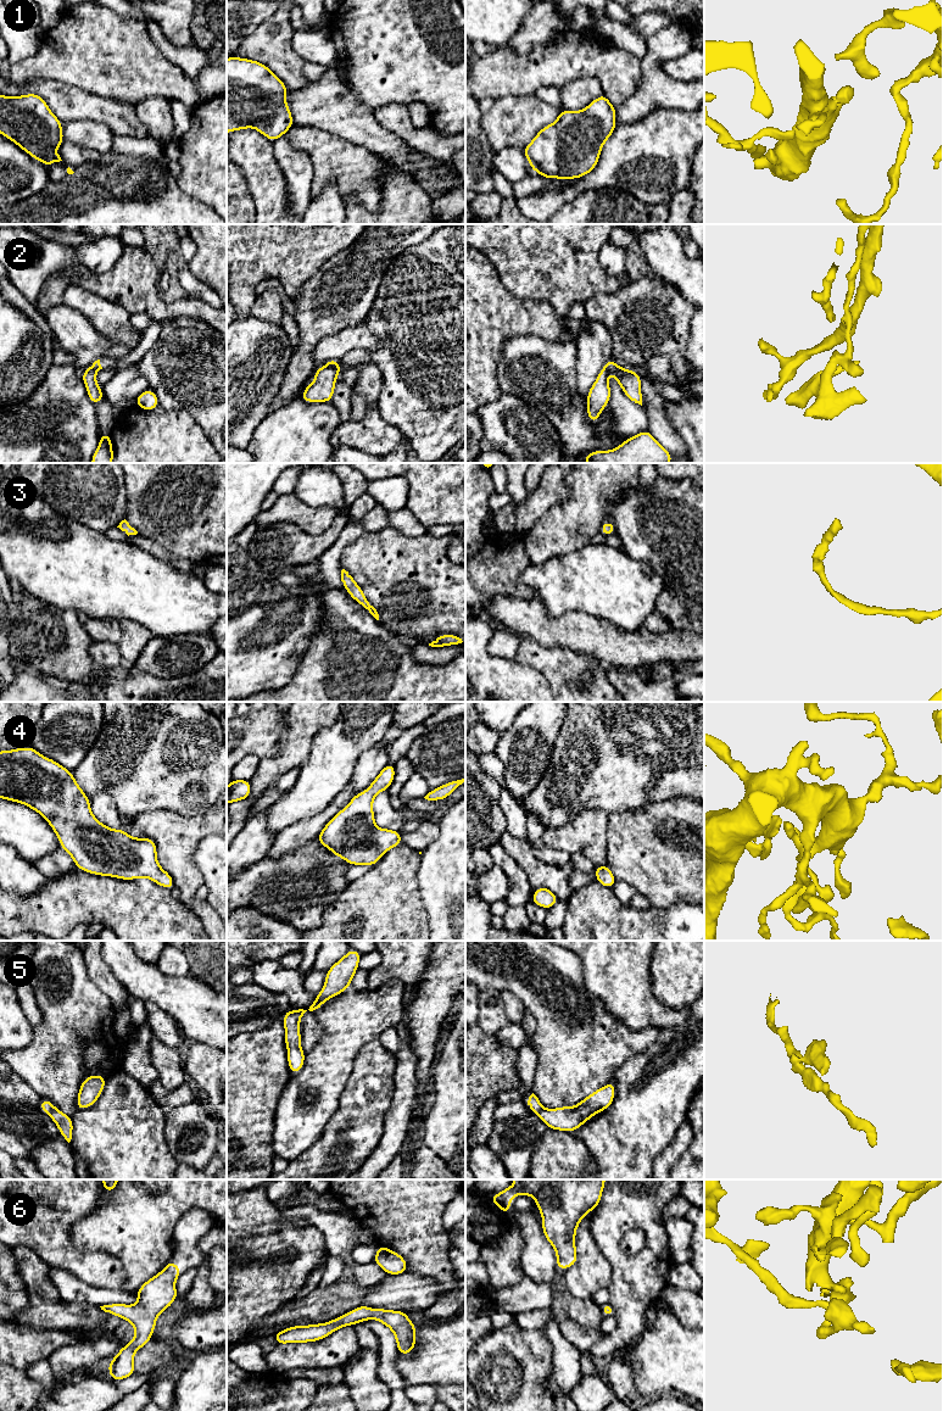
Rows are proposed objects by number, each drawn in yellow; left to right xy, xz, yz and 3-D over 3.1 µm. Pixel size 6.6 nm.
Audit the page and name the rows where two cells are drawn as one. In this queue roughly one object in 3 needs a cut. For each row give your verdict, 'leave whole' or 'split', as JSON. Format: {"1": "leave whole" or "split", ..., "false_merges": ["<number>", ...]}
{"1": "leave whole", "2": "split", "3": "leave whole", "4": "leave whole", "5": "split", "6": "leave whole", "false_merges": ["2", "5"]}

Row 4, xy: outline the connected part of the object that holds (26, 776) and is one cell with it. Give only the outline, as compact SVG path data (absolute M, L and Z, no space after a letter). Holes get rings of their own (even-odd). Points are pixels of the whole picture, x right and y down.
M33 747L0 752L0 798L22 803L41 814L58 837L61 848L73 858L78 869L94 875L112 876L122 880L149 877L164 888L171 889L174 887L172 876L158 865L157 847L154 840L145 837L134 838L123 829L112 830L101 824L93 815L90 799L74 780L72 771L57 762L41 755Z

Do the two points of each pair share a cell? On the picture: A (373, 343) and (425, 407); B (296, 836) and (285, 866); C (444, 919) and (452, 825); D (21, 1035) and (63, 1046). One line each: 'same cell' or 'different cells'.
A: different cells
B: different cells
C: same cell
D: different cells

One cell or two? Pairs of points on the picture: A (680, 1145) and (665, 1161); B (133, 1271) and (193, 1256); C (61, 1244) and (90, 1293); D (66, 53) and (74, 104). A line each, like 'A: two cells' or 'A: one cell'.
A: one cell
B: two cells
C: two cells
D: two cells

